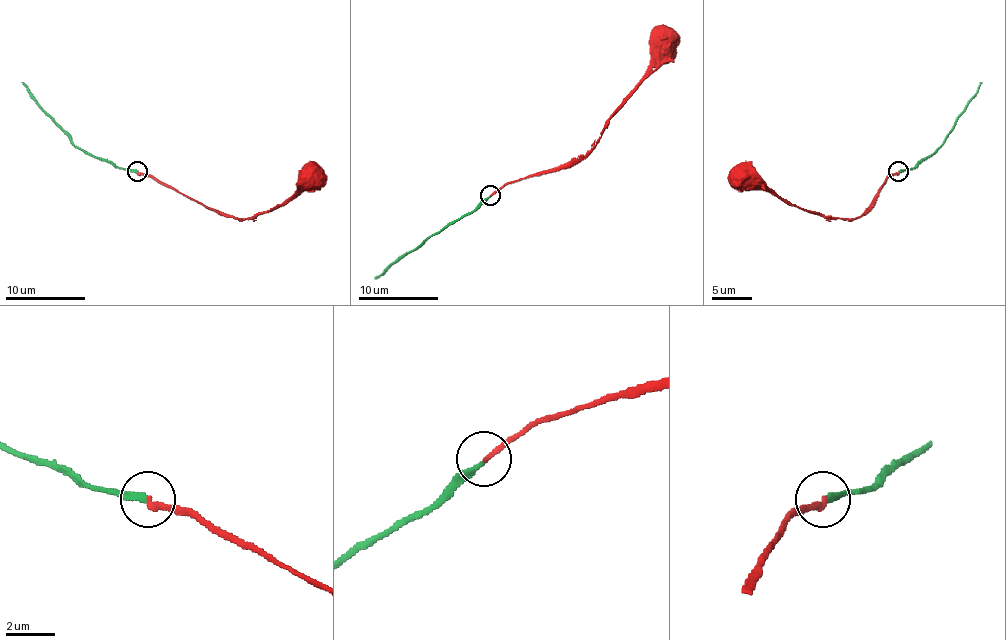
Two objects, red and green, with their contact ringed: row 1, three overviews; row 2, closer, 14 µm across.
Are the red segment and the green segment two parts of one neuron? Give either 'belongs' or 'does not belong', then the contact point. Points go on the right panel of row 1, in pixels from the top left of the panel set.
belongs | (898, 171)

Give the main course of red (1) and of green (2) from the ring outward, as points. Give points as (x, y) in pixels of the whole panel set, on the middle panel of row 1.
1: (490, 195), (508, 183), (586, 153), (601, 135), (605, 121), (641, 78), (663, 40)
2: (490, 197), (431, 234), (375, 278)

